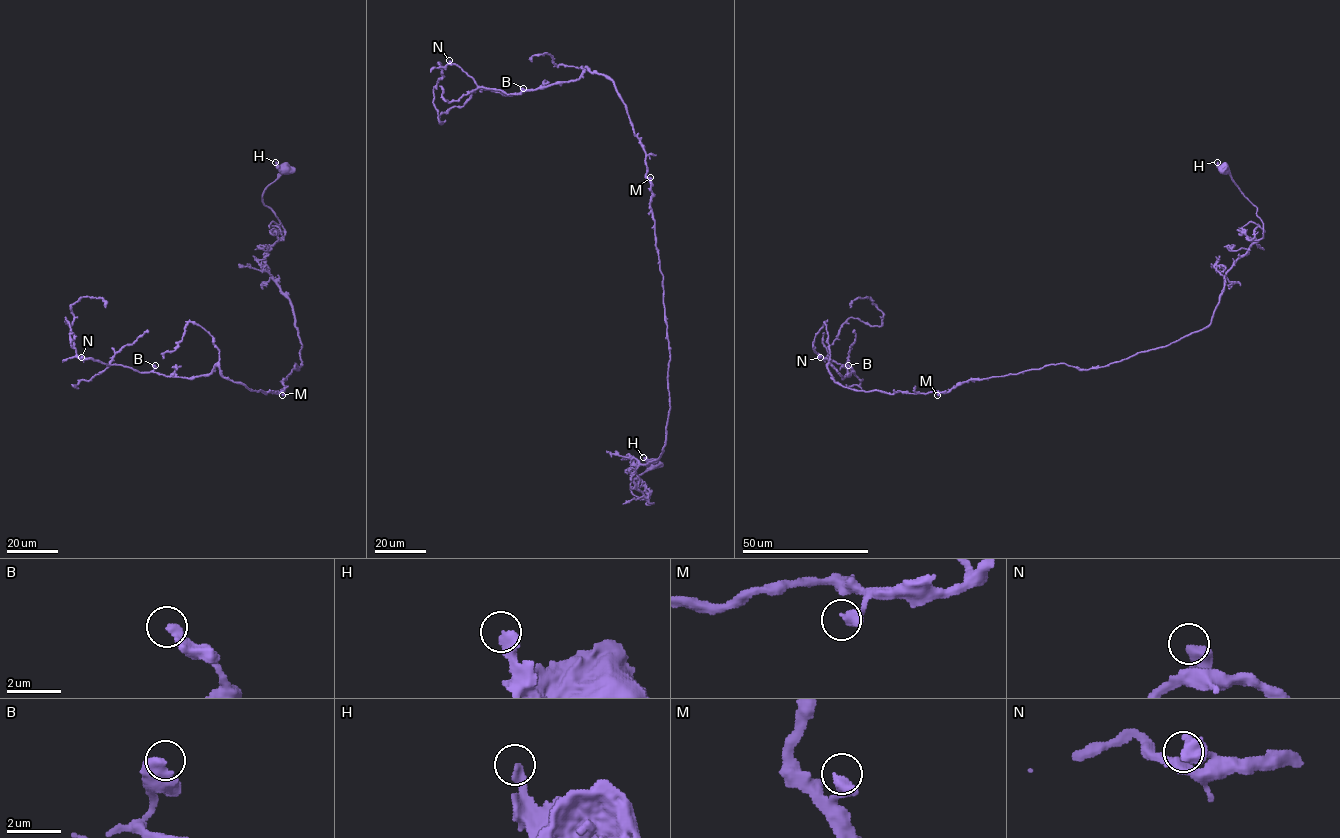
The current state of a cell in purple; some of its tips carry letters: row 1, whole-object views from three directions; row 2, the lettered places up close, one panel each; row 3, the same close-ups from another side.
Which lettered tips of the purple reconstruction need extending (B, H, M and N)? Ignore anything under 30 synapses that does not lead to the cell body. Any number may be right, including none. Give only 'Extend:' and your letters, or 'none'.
Extend: none

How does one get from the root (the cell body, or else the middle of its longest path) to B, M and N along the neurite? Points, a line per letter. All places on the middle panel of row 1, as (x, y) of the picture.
B: (652, 463), (630, 485), (652, 504), (631, 477), (665, 444), (669, 349), (643, 145), (588, 67), (523, 88)
M: (652, 463), (630, 485), (652, 504), (631, 477), (662, 453), (669, 410), (650, 177)
N: (652, 463), (652, 504), (669, 349), (626, 105), (588, 67), (506, 94), (449, 60)

